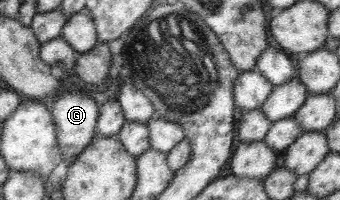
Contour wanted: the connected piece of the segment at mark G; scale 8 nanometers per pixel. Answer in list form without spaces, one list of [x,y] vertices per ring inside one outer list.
[[[62,92],[51,109],[57,128],[57,143],[67,167],[97,137],[100,104],[85,93]]]

